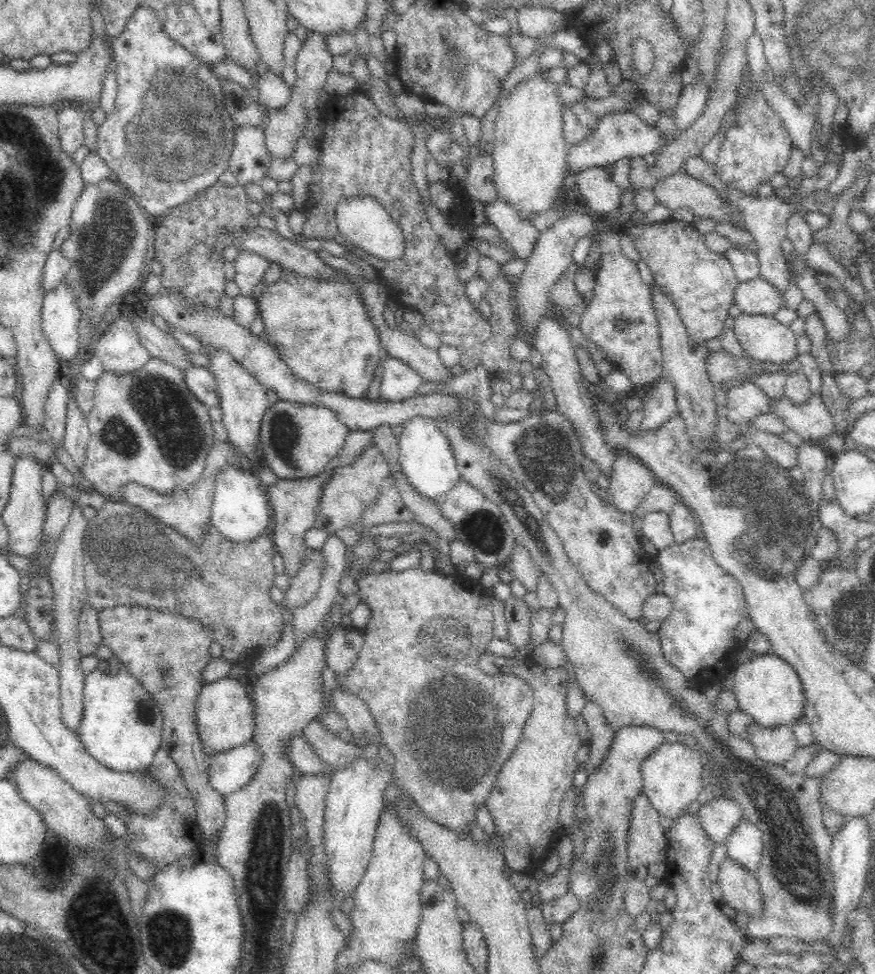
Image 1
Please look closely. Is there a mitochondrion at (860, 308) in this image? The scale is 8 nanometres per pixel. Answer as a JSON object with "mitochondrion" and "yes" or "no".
{"mitochondrion":"no"}

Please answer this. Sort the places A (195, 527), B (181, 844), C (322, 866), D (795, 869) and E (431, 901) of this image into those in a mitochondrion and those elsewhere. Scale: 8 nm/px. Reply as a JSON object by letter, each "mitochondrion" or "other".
{"A":"other","B":"other","C":"other","D":"mitochondrion","E":"other"}

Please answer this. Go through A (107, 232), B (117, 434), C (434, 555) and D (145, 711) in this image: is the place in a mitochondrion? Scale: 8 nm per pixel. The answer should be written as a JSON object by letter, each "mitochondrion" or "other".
{"A":"mitochondrion","B":"mitochondrion","C":"other","D":"mitochondrion"}

